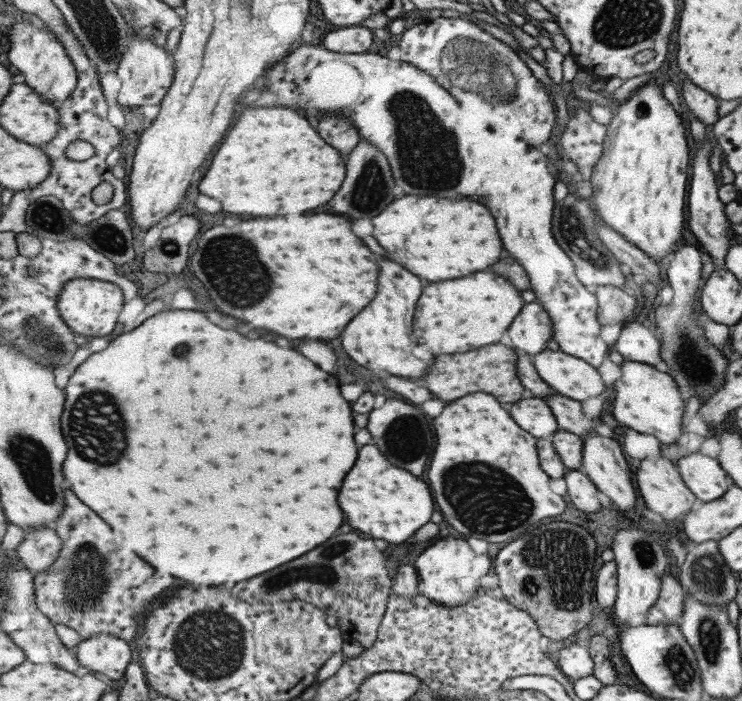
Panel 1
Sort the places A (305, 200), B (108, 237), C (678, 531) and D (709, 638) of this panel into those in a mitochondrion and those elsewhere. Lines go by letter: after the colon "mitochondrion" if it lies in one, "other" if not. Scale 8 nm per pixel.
A: other
B: mitochondrion
C: other
D: mitochondrion

